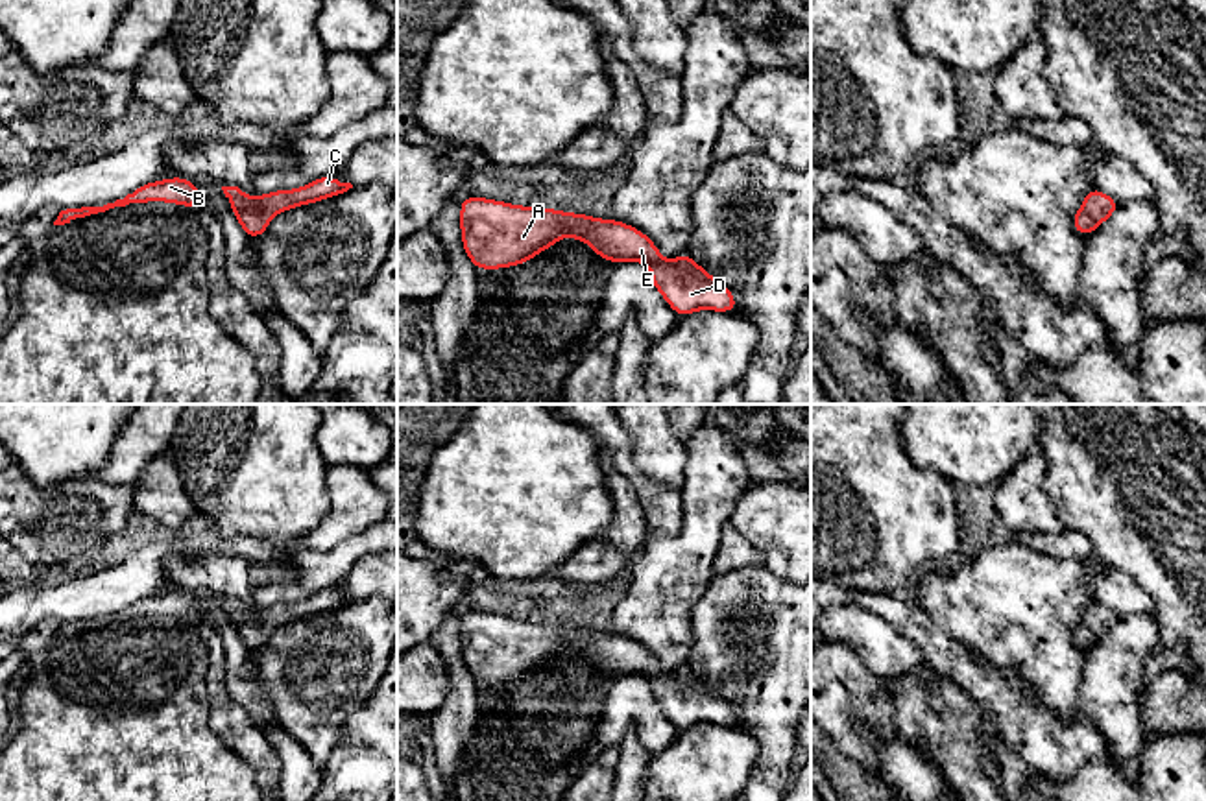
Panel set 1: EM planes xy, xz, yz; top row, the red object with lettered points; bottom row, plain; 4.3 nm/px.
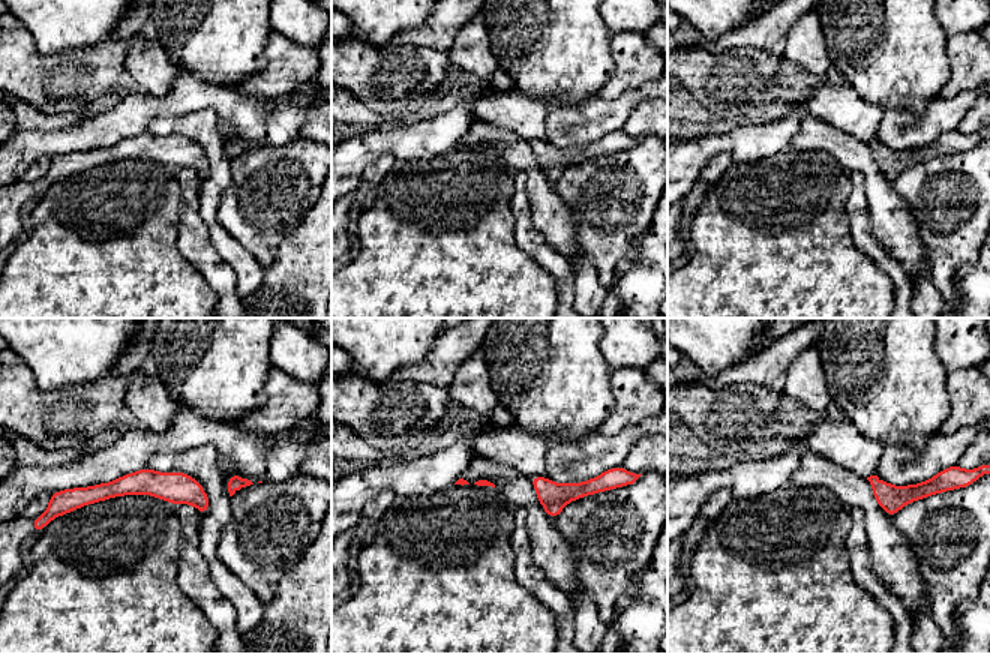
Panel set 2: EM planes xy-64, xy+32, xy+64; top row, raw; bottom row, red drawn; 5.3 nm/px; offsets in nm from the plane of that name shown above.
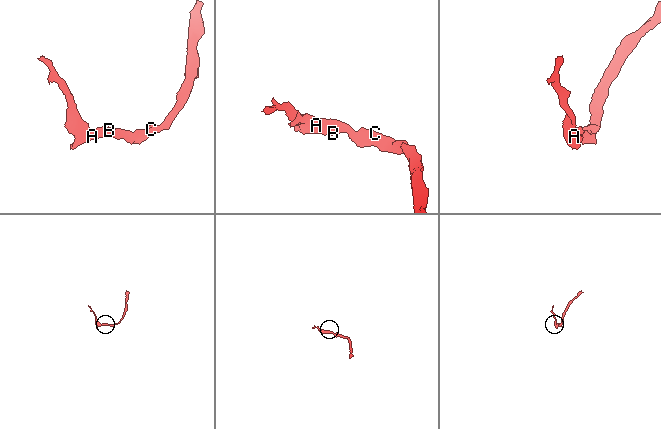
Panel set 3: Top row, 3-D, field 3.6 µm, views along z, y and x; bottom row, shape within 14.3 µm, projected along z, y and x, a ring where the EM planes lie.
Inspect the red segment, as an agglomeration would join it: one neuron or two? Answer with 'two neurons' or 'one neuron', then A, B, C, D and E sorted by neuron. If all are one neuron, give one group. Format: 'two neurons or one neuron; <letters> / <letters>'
one neuron; A B C D E

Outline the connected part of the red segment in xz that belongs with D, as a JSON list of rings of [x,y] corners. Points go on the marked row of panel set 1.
[[[464,194],[460,229],[465,255],[476,269],[519,266],[571,236],[613,264],[637,260],[648,266],[652,286],[680,317],[696,310],[739,312],[733,292],[698,266],[687,251],[667,262],[645,233],[619,220]]]

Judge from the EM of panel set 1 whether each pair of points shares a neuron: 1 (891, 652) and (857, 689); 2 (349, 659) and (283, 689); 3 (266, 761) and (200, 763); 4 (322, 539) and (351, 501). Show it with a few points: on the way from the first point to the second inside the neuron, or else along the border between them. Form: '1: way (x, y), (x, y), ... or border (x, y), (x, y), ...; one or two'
1: border (843, 641), (881, 681); two
2: way (333, 661), (316, 672), (300, 676); one
3: border (213, 729), (253, 770), (257, 781); two
4: way (331, 530), (351, 510); one

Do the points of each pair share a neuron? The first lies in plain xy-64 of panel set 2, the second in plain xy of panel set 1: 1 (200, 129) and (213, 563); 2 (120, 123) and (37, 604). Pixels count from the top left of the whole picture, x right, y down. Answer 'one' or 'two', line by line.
1: one
2: one

